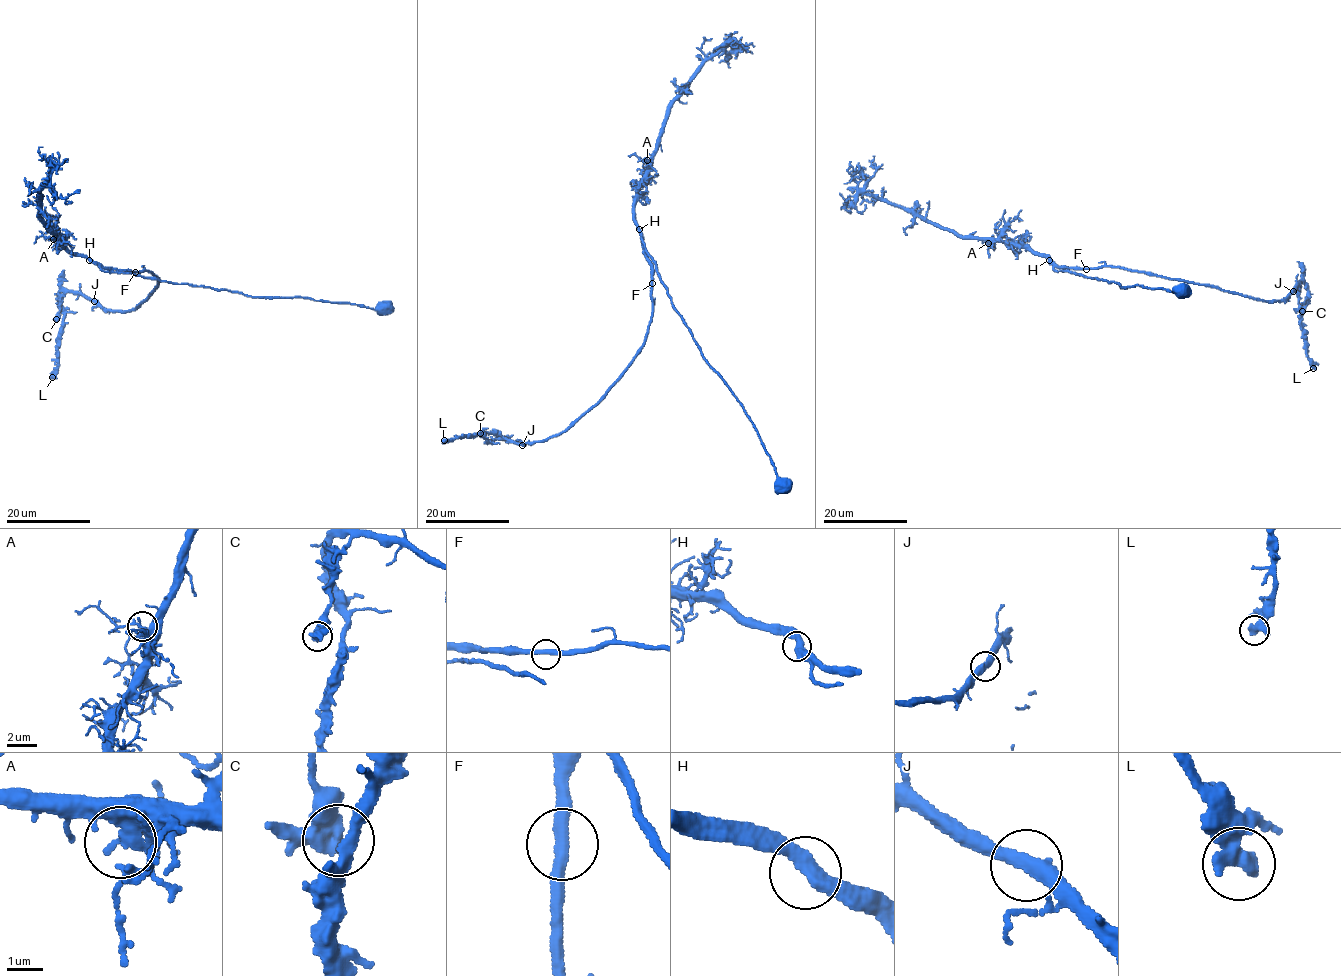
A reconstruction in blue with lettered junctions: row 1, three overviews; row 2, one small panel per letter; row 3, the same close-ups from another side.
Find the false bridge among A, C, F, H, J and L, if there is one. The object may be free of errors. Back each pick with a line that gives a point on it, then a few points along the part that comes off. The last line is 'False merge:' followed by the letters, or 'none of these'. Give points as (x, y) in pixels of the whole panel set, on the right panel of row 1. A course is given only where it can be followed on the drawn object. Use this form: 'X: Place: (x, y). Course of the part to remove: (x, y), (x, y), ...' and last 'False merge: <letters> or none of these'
False merge: none of these

